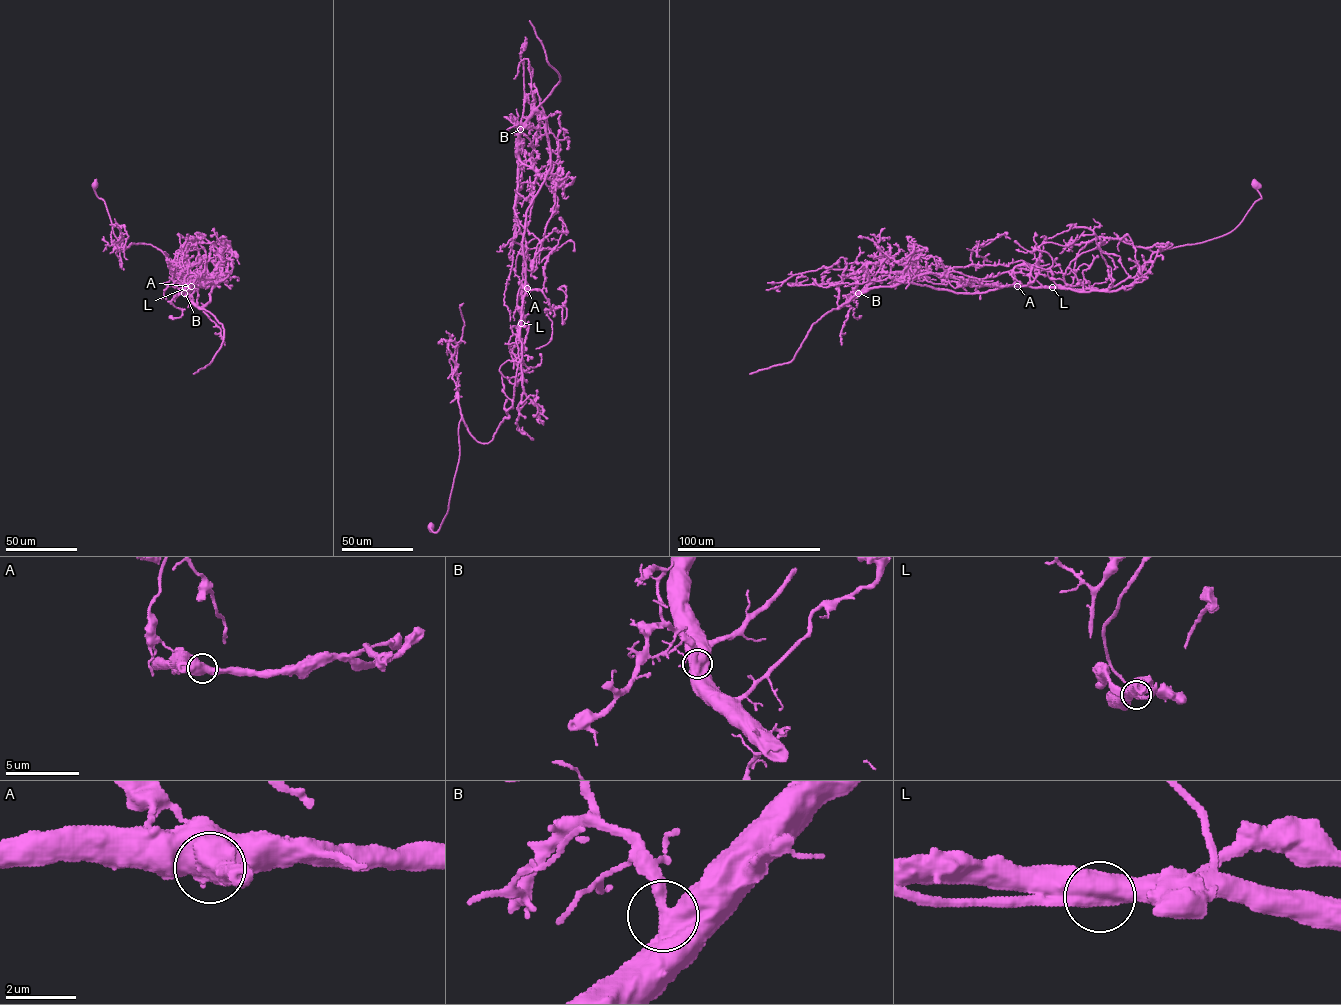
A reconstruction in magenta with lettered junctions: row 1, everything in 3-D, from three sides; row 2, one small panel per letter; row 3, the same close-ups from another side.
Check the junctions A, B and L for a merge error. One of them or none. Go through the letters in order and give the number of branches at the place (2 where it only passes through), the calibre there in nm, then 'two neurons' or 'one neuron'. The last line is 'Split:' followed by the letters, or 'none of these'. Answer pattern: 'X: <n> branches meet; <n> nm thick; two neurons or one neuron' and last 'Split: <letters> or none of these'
A: 2 branches meet; 600 nm thick; one neuron
B: 2 branches meet; 600 nm thick; one neuron
L: 2 branches meet; 650 nm thick; two neurons
Split: L

